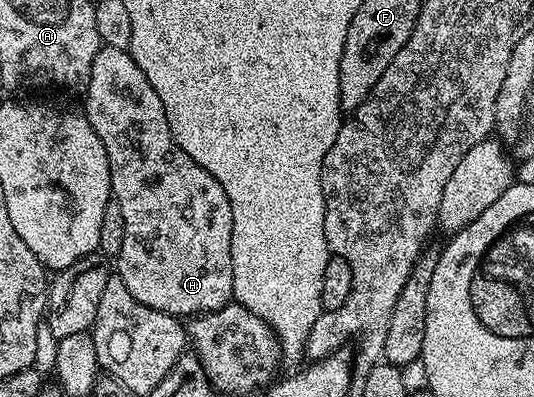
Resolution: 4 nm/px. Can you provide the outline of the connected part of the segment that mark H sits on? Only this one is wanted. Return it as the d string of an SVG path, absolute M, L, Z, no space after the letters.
M102 46L95 54L95 62L91 62L91 82L83 93L85 108L83 114L91 122L95 134L99 134L99 142L103 142L103 150L107 150L107 162L111 170L112 199L119 202L119 210L123 210L123 246L115 257L115 272L120 276L123 286L131 290L131 294L143 306L151 306L160 312L167 312L178 318L192 318L203 312L214 312L233 300L233 263L231 262L231 230L233 229L233 215L231 202L219 186L219 182L210 172L203 170L199 162L195 162L175 142L171 134L171 126L167 122L167 114L163 110L163 102L159 102L159 94L155 94L155 86L147 82L147 74L139 70L133 57L124 48L107 48Z

